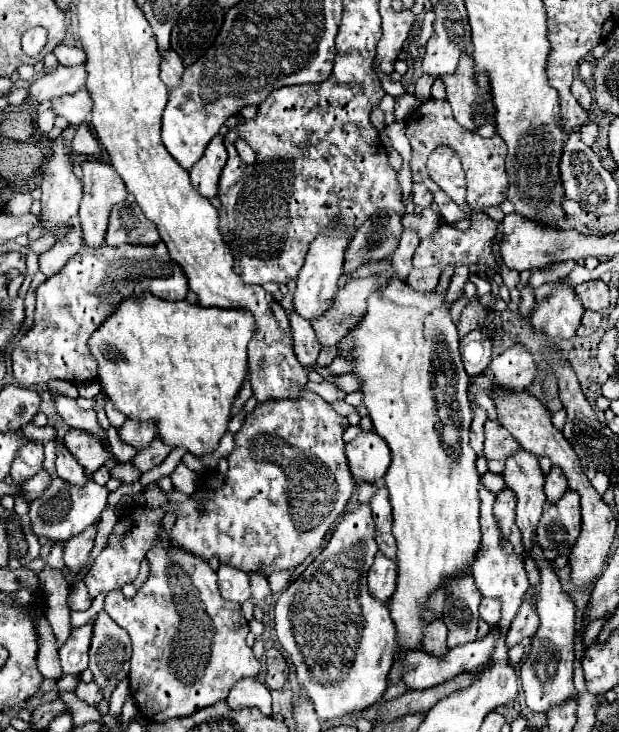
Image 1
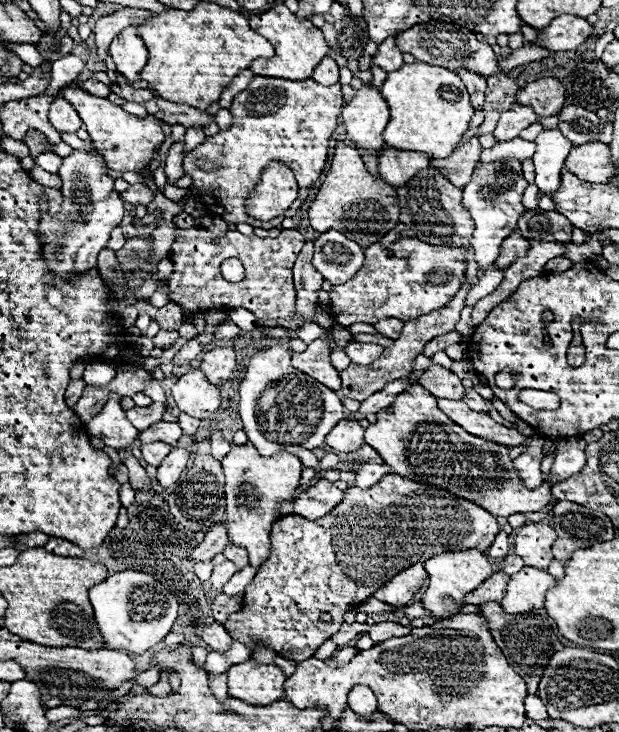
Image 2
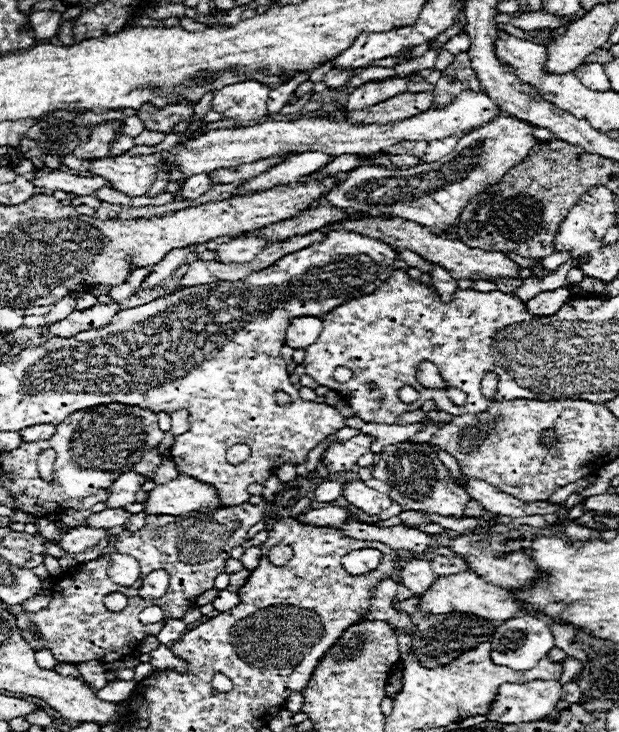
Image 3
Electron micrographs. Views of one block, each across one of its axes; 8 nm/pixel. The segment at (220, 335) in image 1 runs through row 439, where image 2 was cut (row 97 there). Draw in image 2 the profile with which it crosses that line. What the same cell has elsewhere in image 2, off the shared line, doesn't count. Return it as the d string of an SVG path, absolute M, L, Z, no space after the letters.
M200 2L188 12L170 8L162 14L152 14L146 24L138 26L138 34L148 48L148 64L140 72L140 80L146 80L156 96L198 110L208 110L212 102L218 102L222 90L252 60L274 56L272 44L256 34L240 12L212 2Z

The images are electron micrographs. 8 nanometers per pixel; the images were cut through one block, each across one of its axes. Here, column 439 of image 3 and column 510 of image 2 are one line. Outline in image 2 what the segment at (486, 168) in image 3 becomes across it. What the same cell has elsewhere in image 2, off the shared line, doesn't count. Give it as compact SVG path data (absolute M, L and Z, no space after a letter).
M518 160L478 164L472 174L472 180L466 184L462 204L464 208L468 208L468 212L472 214L472 220L476 222L476 230L470 238L470 244L476 252L476 262L482 272L494 266L500 253L502 240L516 230L516 220L520 218L520 212L524 212L522 192L526 190L526 186L528 182L522 176L522 166Z

